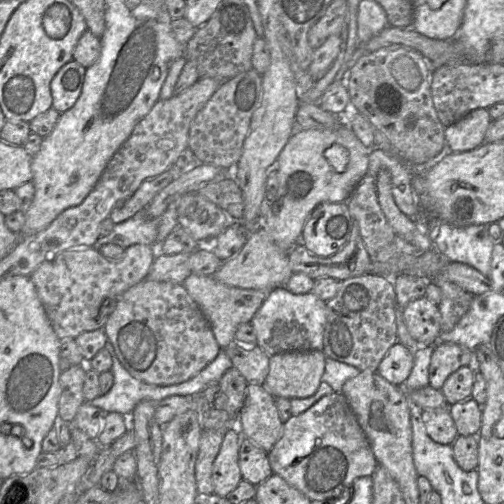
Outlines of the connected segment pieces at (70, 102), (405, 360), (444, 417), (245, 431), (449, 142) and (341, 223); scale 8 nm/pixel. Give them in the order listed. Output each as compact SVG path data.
M71 60L63 65L50 82L52 107L59 113L70 109L77 101L85 77L86 68Z
M396 342L380 362L377 372L390 383L404 386L414 363L414 350Z
M448 407L418 411L426 432L433 441L444 445L454 443L459 434Z
M248 384L244 405L238 413L237 427L242 434L265 452L269 453L280 439L284 423L280 420L273 397L263 385Z
M478 108L445 127L446 148L451 152L473 150L484 143L492 121L487 108Z
M324 202L307 219L300 242L311 253L329 257L348 242L352 228L353 219L347 202Z

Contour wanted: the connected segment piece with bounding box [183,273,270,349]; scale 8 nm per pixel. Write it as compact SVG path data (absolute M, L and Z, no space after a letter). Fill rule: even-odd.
M195 273L190 274L185 279L183 286L202 310L217 343L222 349L225 349L235 340L235 333L240 324L251 323L252 318L270 292L229 286L218 281L214 276L198 275Z

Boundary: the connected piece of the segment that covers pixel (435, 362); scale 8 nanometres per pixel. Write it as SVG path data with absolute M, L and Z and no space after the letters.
M453 342L437 343L429 365L429 386L440 390L449 375L467 365L474 365L473 351Z

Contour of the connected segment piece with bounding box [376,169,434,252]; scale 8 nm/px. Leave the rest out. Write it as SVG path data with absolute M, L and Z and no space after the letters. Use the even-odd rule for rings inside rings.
M381 169L376 176L378 200L389 224L396 235L412 243L420 252L434 248L432 237L421 230L413 218L406 216L396 205L392 193L392 178L387 169Z

